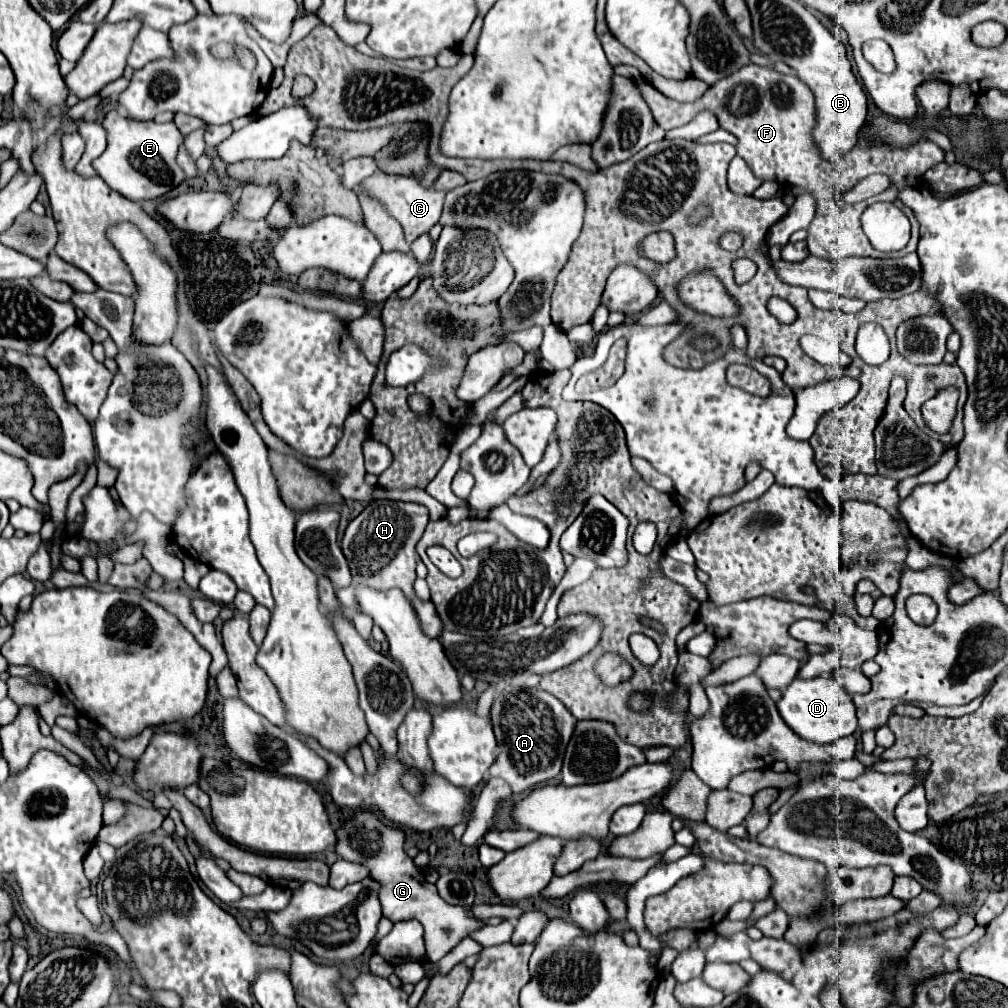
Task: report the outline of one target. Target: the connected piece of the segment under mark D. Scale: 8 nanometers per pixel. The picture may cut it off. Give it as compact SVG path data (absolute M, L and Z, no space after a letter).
M818 676L812 680L794 678L792 684L784 690L782 700L776 706L784 722L798 736L802 736L804 740L816 742L816 744L830 744L842 736L854 734L858 728L852 696L842 690L836 678L826 678L826 676Z

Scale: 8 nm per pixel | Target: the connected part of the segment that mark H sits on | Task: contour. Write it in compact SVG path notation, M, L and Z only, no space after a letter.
M374 500L348 524L342 540L342 552L350 564L354 584L362 584L374 590L390 590L392 586L400 588L404 596L410 600L410 604L414 604L414 610L418 612L418 620L422 624L422 632L426 632L426 636L430 638L438 638L442 632L442 624L434 606L426 606L430 602L418 600L418 596L414 596L414 580L416 580L414 548L422 538L426 524L428 524L428 512L422 504Z

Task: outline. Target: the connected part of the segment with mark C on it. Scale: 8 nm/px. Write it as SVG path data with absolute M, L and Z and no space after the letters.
M376 172L370 178L364 178L356 192L366 192L366 196L378 200L382 206L386 206L386 212L394 216L400 226L404 228L404 236L408 242L414 242L418 236L426 234L442 214L442 204L446 192L438 192L434 188L424 188L418 184L416 178L406 178L406 176L390 176L384 172Z

